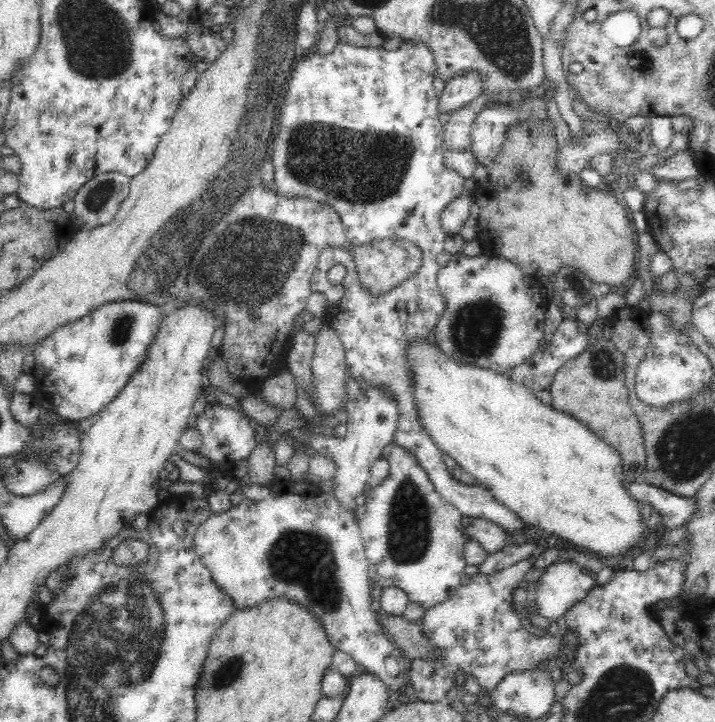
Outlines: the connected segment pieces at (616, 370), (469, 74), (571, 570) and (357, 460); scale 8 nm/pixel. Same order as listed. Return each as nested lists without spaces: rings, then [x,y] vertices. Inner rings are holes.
[[[596,338],[555,373],[551,384],[551,407],[568,413],[620,453],[622,484],[628,486],[643,474],[646,449],[636,413],[629,404],[625,385],[624,357],[611,339]]]
[[[466,71],[445,82],[445,88],[438,97],[438,114],[450,113],[466,106],[482,94],[482,82],[478,71]]]
[[[561,561],[556,564],[552,563],[538,581],[536,590],[536,614],[546,617],[546,619],[556,620],[564,616],[578,602],[581,602],[588,596],[594,587],[597,586],[595,577],[592,574],[586,574],[578,564],[574,562]]]
[[[369,387],[361,389],[356,400],[349,400],[343,405],[347,414],[347,433],[345,438],[328,436],[323,433],[315,433],[312,425],[306,422],[303,432],[310,434],[308,445],[314,453],[330,457],[336,463],[336,472],[333,478],[334,496],[346,509],[355,514],[357,505],[354,499],[365,492],[370,476],[370,467],[380,459],[380,453],[394,440],[396,432],[398,409],[394,397],[384,391],[382,387]]]

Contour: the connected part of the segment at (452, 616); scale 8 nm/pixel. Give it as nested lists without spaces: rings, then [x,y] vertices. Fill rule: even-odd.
[[[535,558],[521,560],[501,571],[492,574],[474,573],[466,585],[460,585],[458,590],[444,602],[428,608],[424,614],[421,630],[424,637],[435,647],[437,652],[436,660],[412,660],[410,662],[409,681],[414,689],[414,699],[435,703],[445,701],[445,696],[454,686],[458,672],[462,676],[473,676],[482,689],[493,689],[504,676],[514,674],[514,672],[526,672],[538,668],[544,662],[550,662],[551,658],[558,655],[563,646],[563,640],[559,636],[544,636],[538,638],[528,633],[521,624],[520,615],[513,608],[514,590],[520,586],[524,576],[530,568],[533,568]]]

